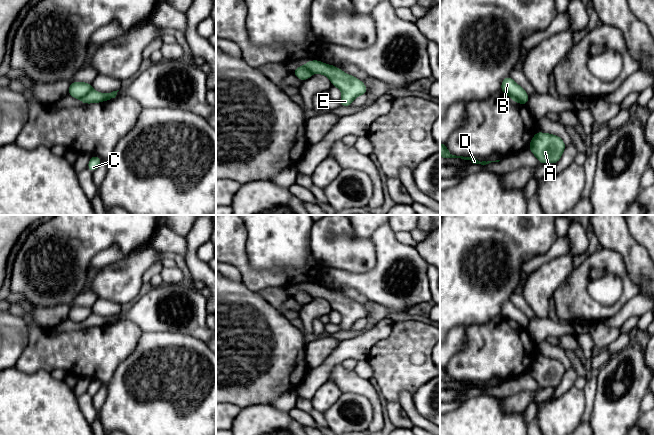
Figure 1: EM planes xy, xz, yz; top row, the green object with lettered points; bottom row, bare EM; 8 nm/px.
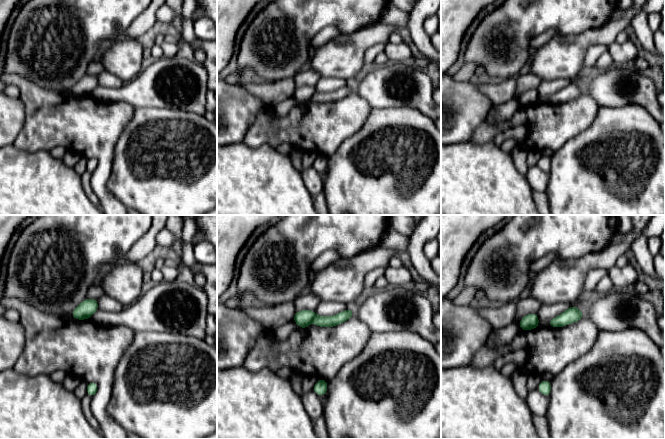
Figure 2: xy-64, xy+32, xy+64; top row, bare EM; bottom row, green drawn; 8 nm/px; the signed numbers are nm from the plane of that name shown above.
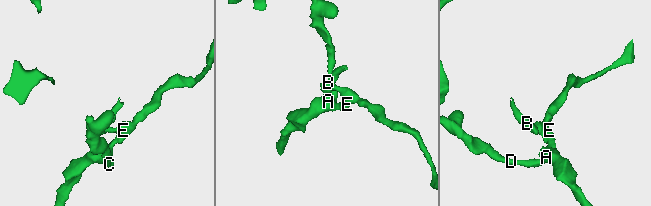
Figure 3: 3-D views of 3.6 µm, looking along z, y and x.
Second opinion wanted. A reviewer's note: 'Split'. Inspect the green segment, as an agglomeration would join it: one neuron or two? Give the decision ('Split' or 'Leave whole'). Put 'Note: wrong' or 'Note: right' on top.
Note: right
Split

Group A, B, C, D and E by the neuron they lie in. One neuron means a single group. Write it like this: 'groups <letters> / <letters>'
groups A C D E / B

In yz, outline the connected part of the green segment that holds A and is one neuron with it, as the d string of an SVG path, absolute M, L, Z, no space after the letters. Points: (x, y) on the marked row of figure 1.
M537 131L528 148L541 164L557 164L566 145L557 135Z

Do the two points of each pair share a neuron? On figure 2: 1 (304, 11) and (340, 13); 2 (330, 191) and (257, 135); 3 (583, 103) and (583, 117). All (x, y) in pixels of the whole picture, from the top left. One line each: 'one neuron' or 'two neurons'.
1: one neuron
2: two neurons
3: one neuron

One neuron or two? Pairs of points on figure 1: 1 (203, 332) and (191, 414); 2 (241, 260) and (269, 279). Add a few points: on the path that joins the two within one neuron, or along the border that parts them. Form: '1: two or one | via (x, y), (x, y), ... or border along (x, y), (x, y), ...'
1: two | border along (180, 332), (191, 334), (205, 342)
2: one | via (245, 268), (256, 279), (261, 279)

